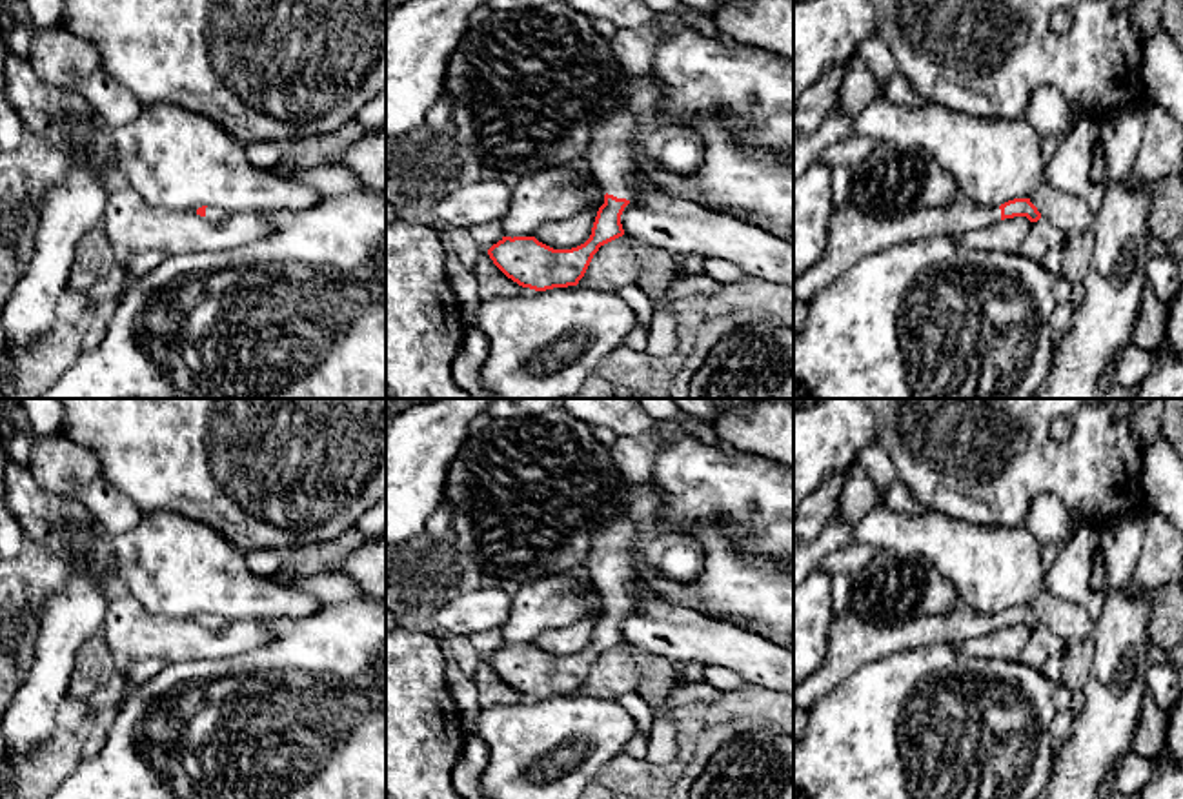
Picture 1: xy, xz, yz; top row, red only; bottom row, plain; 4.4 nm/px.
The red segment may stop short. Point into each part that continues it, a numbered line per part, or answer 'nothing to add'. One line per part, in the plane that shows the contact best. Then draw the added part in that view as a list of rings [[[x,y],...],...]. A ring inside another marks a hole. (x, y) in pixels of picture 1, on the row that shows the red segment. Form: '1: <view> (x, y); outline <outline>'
1: xz (612, 159); outline [[[626,104],[593,126],[586,162],[593,180],[617,198],[633,198],[633,175],[642,171],[635,155],[635,127]]]

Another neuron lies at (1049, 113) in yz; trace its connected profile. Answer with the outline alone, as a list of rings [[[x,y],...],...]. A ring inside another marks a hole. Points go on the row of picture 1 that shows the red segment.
[[[1043,86],[1032,93],[1025,118],[1041,138],[1057,137],[1063,140],[1077,124],[1065,96],[1050,86]]]

